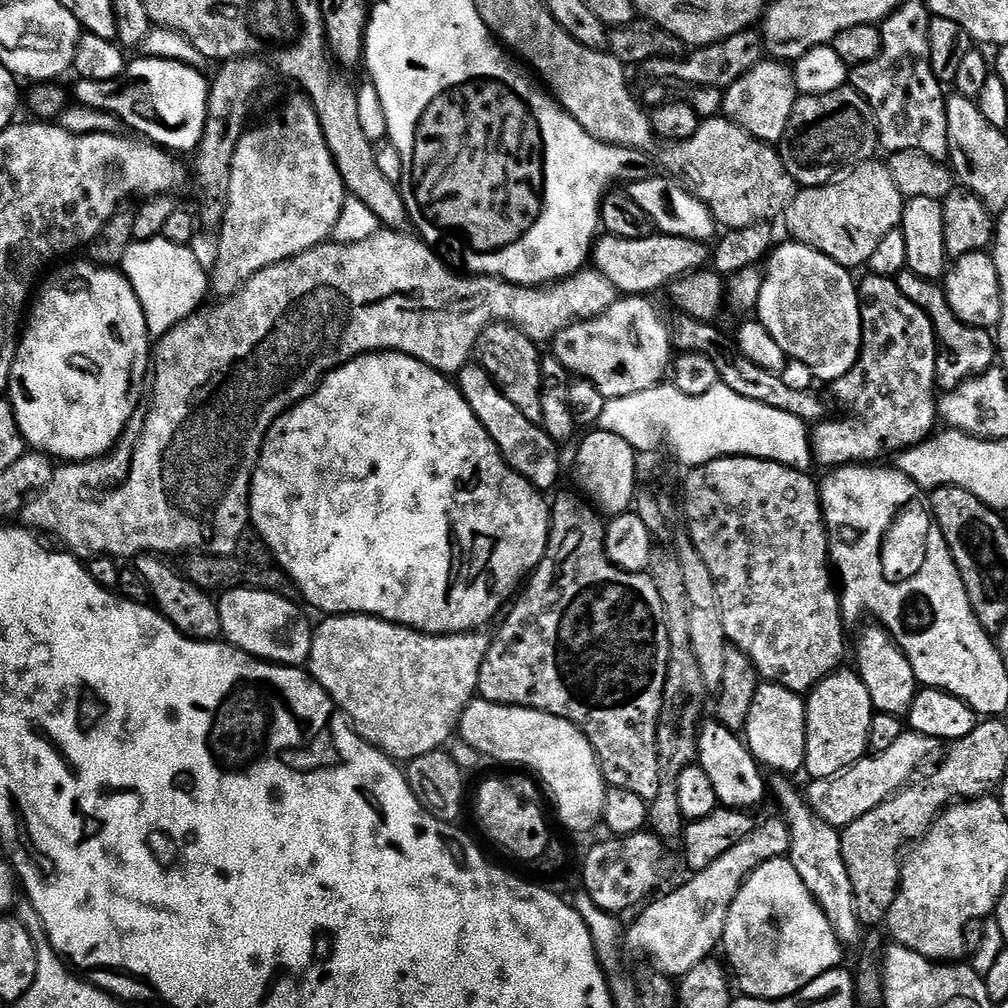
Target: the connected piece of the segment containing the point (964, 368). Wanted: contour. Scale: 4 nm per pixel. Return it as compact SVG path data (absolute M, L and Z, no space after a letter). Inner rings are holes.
M907 270L900 273L898 283L902 294L910 298L919 308L923 308L929 316L937 321L944 320L938 328L938 368L941 373L953 372L956 378L971 378L979 376L981 372L993 367L998 356L998 348L994 343L994 336L991 331L983 328L971 328L968 324L961 324L952 315L952 307L947 302L945 293L941 285L936 282L921 280L912 272ZM940 319L940 320L939 320Z

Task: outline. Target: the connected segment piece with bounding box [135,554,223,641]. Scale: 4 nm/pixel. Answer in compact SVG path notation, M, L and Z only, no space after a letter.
M145 554L135 561L139 579L148 583L152 591L155 607L185 636L193 640L215 641L223 633L223 618L221 616L221 605L214 601L213 593L205 592L194 582L188 580L179 567L171 568L167 559L156 554Z

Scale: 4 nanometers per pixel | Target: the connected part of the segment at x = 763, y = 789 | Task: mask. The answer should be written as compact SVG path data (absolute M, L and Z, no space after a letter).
M713 722L705 723L700 729L700 754L698 757L699 767L710 774L710 780L714 782L717 801L725 808L743 808L756 810L756 807L764 800L764 795L769 795L770 788L764 785L765 769L759 760L752 755L747 743L740 740L733 729L725 724Z

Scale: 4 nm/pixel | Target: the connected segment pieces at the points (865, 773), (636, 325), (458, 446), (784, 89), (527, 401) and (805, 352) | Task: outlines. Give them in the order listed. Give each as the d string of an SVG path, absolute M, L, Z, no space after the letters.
M905 730L889 748L881 750L877 756L865 755L864 759L838 773L837 776L827 776L821 780L813 779L812 785L806 788L809 805L818 817L825 820L829 826L843 830L849 828L862 814L874 810L879 804L891 800L913 779L919 764L924 764L938 748L938 741L920 732Z
M624 296L618 298L614 306L612 306L609 310L604 311L602 315L596 316L594 319L573 321L573 324L567 327L566 330L560 331L555 338L554 347L556 347L556 349L554 349L554 355L556 359L559 361L560 365L565 371L568 371L569 373L572 371L576 373L577 377L594 383L597 388L604 391L607 399L612 399L614 397L625 397L627 394L641 393L642 390L655 388L657 384L661 383L665 379L664 374L667 372L667 370L669 373L674 354L674 340L669 325L667 328L665 320L650 301L651 299L649 297Z
M370 352L367 356L355 356L350 362L346 362L341 368L335 368L329 372L315 389L308 393L298 404L292 405L284 415L272 423L268 432L268 438L264 442L264 450L260 453L260 463L256 466L256 473L252 476L252 499L250 501L250 520L260 531L262 539L268 543L270 551L276 555L275 563L285 573L292 575L300 592L317 608L320 614L359 614L362 616L376 616L379 620L388 620L392 624L401 624L403 628L412 628L415 632L429 632L432 636L453 636L459 632L475 632L487 629L487 624L499 614L508 599L511 601L517 595L518 589L531 577L536 568L546 559L550 552L550 537L553 535L552 514L550 504L544 501L545 493L535 488L525 476L516 471L505 459L504 453L500 451L496 439L488 432L484 423L476 416L476 412L468 404L468 399L455 383L452 384L445 373L426 366L418 358L407 356L401 352Z
M765 58L726 89L722 112L737 126L745 128L755 140L776 146L786 134L797 99L795 71L787 63Z
M508 322L491 324L480 336L478 360L499 388L531 420L539 421L542 416L540 400L542 397L542 352L531 338L519 328Z
M781 243L766 261L768 273L765 271L762 276L763 285L754 309L755 315L760 315L757 316L758 323L770 330L772 337L788 357L805 363L813 371L817 381L835 382L850 374L850 370L858 363L864 342L862 301L857 281L852 281L853 273L849 269L843 268L826 254L805 244L787 243Z

